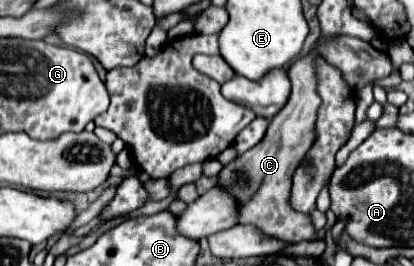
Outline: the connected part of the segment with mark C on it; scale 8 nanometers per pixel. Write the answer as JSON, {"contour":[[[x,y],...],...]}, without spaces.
{"contour":[[[312,50],[306,58],[296,60],[288,68],[288,78],[292,82],[290,100],[270,120],[264,138],[254,148],[236,156],[230,164],[226,164],[216,180],[216,186],[228,190],[236,202],[238,224],[254,224],[264,234],[292,244],[318,238],[310,216],[296,212],[290,204],[292,174],[314,142],[314,122],[316,122],[316,110],[320,106],[320,96],[316,92],[316,76],[312,70],[314,56],[316,50]]]}

